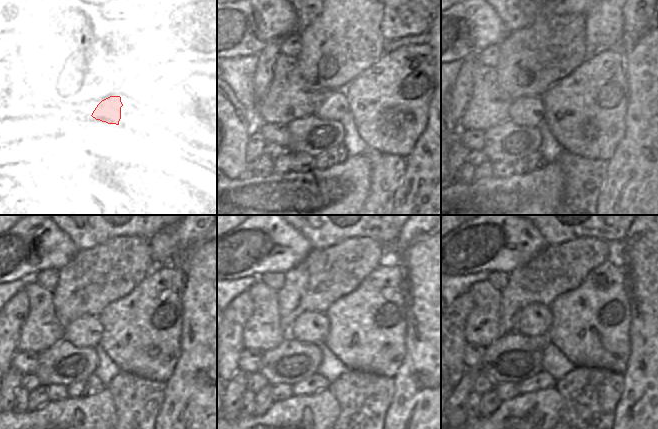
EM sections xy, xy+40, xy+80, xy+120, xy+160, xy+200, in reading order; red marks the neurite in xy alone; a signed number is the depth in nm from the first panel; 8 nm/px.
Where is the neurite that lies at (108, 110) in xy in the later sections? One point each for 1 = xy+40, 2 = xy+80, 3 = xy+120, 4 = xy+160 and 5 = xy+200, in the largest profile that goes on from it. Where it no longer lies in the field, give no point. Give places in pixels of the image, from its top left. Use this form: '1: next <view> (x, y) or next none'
1: next xy+40 (334, 107)
2: next xy+80 (527, 110)
3: next xy+120 (85, 332)
4: next xy+160 (311, 327)
5: next xy+200 (536, 319)

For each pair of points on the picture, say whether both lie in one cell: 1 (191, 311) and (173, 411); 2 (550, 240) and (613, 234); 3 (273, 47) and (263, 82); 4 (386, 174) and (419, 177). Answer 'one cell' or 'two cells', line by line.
1: one cell
2: one cell
3: one cell
4: one cell

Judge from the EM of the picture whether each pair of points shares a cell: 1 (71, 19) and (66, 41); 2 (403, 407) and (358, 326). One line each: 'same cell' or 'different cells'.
1: different cells
2: different cells

